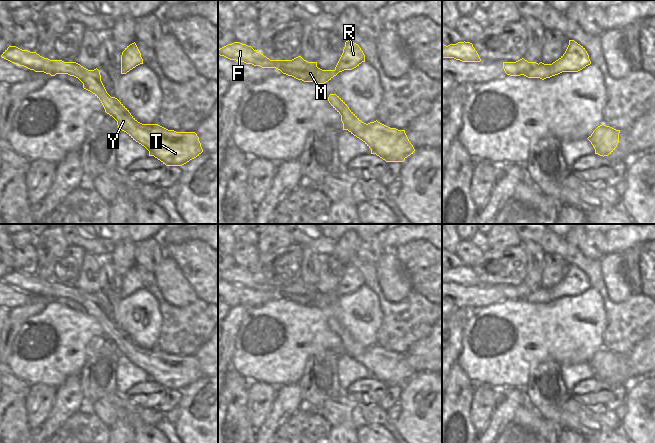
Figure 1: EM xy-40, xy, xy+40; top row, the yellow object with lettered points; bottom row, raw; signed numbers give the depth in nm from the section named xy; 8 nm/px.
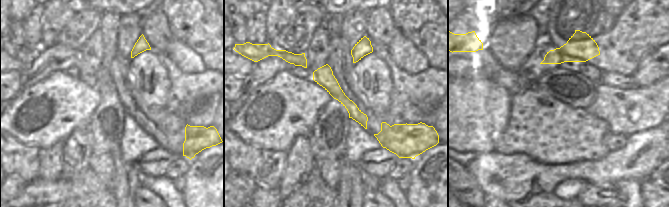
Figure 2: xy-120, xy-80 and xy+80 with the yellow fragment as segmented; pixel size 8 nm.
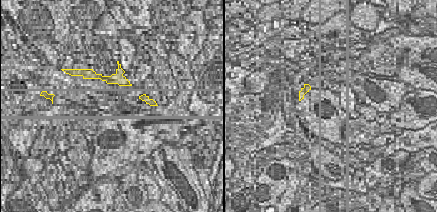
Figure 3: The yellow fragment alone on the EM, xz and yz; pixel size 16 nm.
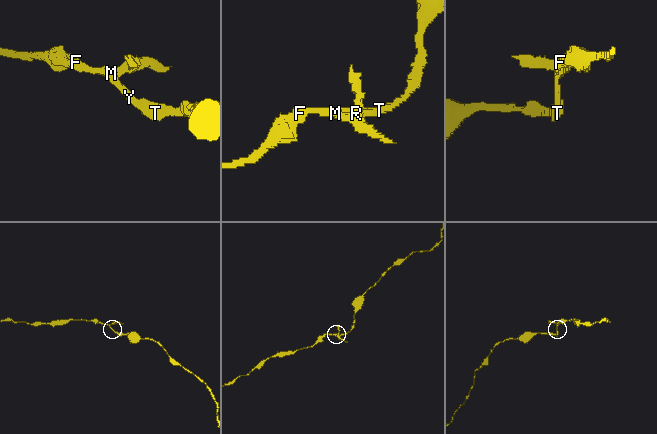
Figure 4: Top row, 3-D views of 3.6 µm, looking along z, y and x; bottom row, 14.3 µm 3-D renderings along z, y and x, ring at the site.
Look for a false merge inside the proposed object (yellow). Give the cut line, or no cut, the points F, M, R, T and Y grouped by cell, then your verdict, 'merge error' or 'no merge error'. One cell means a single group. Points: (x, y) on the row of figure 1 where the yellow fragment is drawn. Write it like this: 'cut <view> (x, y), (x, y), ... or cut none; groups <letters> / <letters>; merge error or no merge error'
cut xy+40 (538, 64), (540, 69), (550, 69), (555, 74); groups F M T Y / R; merge error

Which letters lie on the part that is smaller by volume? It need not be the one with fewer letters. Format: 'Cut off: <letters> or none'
Cut off: R

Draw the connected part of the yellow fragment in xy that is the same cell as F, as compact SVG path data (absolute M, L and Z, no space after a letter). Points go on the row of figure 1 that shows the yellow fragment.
M240 42L218 49L218 55L262 68L276 68L283 74L316 84L324 84L338 74L335 70L322 70L317 67L317 62L308 62L301 56L292 60L270 60L258 50Z

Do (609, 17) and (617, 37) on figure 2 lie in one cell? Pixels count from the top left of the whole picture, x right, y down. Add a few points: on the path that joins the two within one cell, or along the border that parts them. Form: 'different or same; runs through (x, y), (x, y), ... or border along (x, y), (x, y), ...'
different; border along (622, 23), (612, 23), (609, 26)

